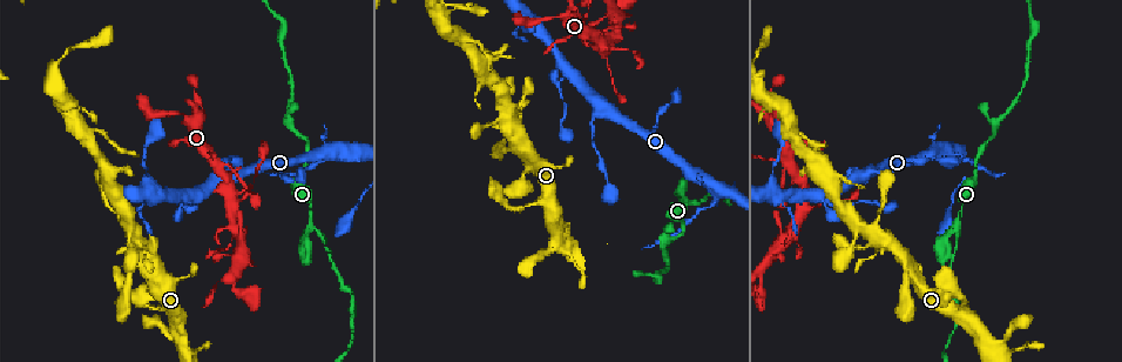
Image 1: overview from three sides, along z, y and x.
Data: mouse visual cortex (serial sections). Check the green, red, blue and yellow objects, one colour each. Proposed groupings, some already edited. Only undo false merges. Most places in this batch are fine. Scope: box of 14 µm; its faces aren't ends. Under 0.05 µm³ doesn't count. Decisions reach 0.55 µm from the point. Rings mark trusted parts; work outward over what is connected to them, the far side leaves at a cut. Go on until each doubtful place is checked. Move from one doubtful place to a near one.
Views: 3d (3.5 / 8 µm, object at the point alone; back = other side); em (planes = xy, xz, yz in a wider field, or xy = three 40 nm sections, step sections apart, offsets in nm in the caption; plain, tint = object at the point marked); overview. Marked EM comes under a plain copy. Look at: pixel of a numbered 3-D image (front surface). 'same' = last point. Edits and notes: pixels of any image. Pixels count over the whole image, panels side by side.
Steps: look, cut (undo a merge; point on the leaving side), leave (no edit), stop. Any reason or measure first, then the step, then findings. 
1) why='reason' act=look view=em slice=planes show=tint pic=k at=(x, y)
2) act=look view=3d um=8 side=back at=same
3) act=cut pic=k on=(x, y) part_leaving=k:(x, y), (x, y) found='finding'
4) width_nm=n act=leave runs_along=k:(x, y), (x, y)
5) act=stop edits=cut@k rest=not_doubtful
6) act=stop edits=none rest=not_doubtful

why='two arms in line, one across' act=look view=3d um=3.5 side=back pic=1 at=(955, 221)

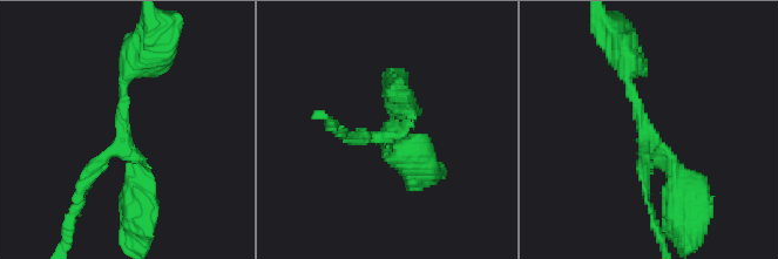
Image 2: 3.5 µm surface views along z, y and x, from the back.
arms=3 arm_widths_nm=150,150,250 act=look view=em slice=xy step=2 show=tint pic=2 at=(643, 136)

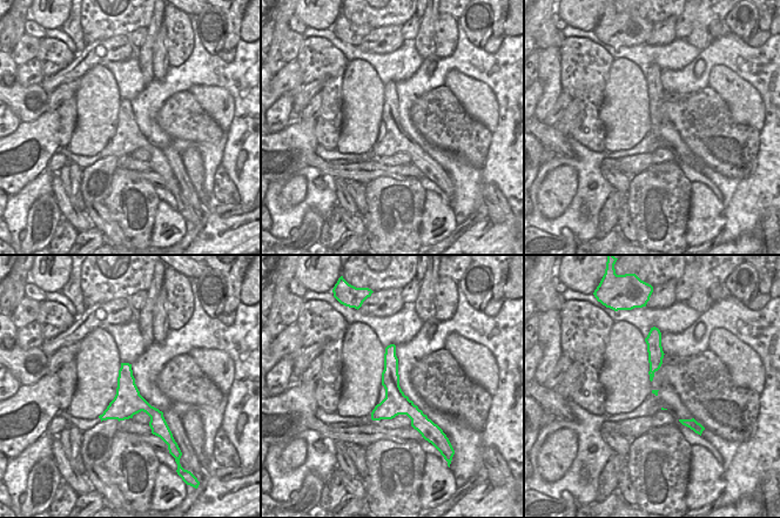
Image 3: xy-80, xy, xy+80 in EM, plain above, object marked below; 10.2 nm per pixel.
act=leave runs_along=2:(627, 67), (684, 199) found='all the same cell'

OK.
why='calibre changes' act=look view=3d um=8 side=back pic=1 at=(592, 124)

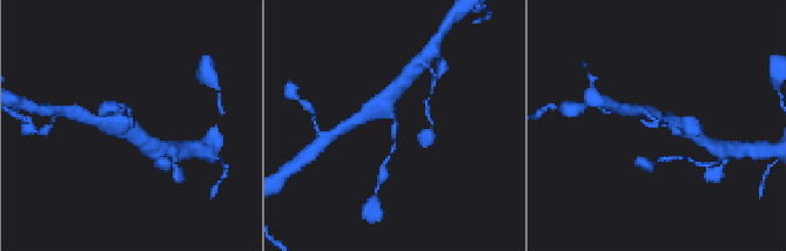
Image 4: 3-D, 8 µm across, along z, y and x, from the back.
arm_widths_nm=100,450 why='shape alone is not enough' act=look view=em slice=xy step=2 show=tint pic=4 at=(132, 122)

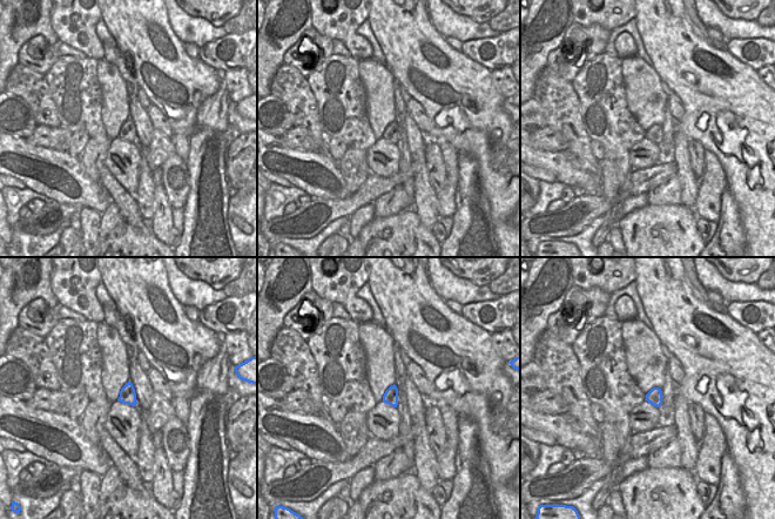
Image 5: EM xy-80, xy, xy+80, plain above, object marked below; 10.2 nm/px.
act=leave runs_along=4:(371, 109), (394, 116), (392, 151) found='continuous, no second cell'

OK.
why='branch point' act=look view=3d um=3.5 pic=1 at=(606, 54)

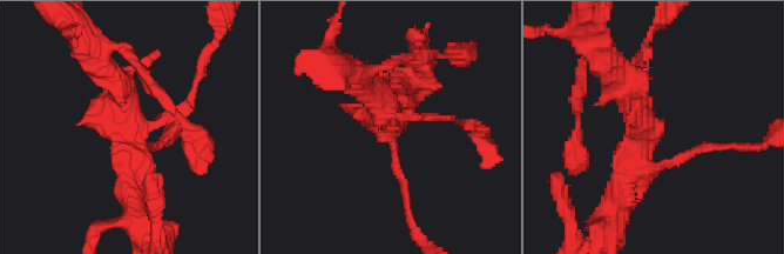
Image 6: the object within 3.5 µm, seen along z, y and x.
act=look view=em slice=xy step=3 show=tint pic=6 at=(126, 123)

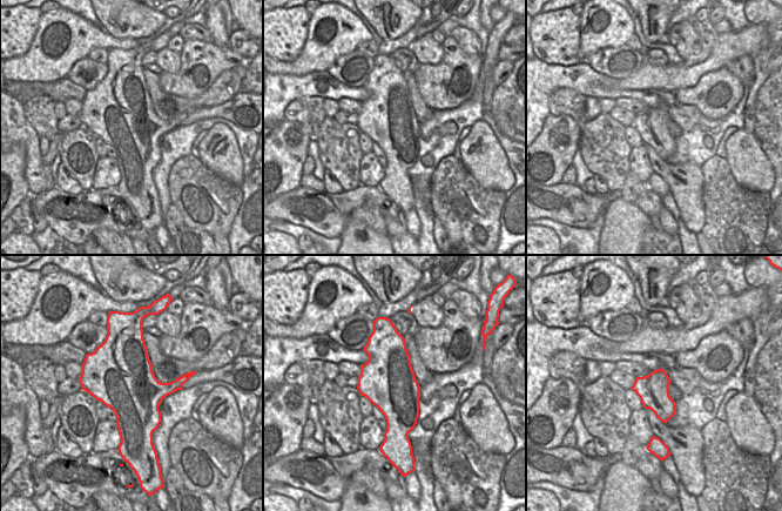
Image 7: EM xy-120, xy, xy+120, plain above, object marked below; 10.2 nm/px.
act=leave runs_along=6:(96, 61), (122, 91), (133, 199) found='continuous, no second cell'

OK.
act=stop edits=none rest=not_doubtful

